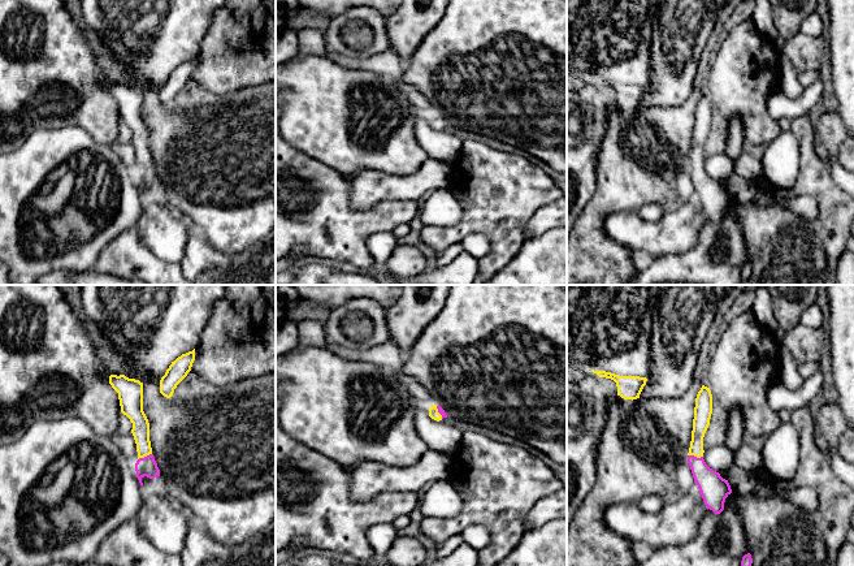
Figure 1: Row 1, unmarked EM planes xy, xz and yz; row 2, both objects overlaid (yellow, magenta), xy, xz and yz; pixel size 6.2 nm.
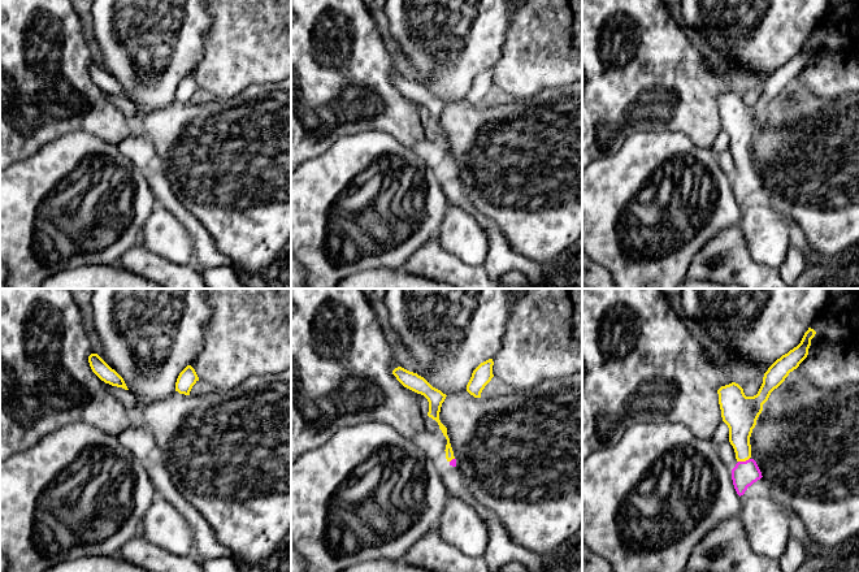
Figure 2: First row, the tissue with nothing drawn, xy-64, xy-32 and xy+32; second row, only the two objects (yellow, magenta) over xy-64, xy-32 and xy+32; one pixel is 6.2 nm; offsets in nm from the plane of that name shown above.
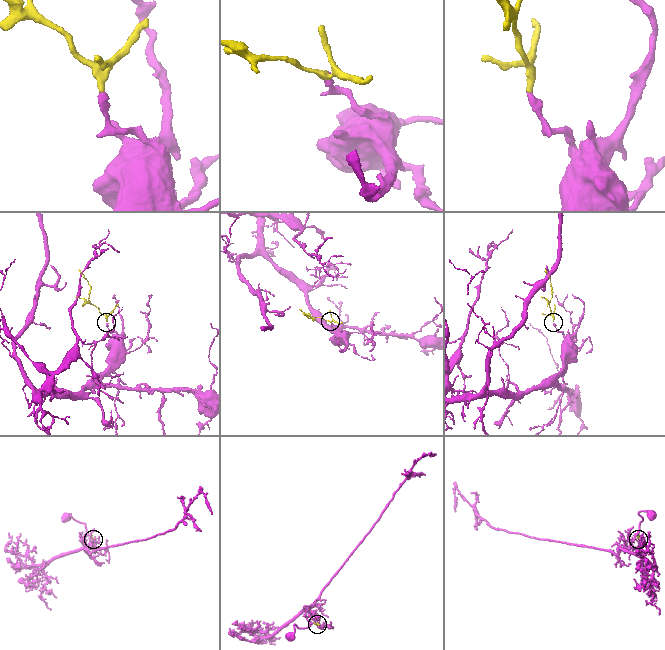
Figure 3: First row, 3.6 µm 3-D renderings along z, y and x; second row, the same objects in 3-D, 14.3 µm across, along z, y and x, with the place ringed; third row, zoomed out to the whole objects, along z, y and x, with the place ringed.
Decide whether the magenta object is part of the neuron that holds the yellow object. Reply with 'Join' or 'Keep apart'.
Join

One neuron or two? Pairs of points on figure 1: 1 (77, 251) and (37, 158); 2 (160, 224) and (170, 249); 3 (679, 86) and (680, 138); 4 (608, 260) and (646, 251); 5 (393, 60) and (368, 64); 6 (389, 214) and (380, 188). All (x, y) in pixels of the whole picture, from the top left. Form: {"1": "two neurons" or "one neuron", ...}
{"1": "one neuron", "2": "one neuron", "3": "two neurons", "4": "two neurons", "5": "one neuron", "6": "two neurons"}

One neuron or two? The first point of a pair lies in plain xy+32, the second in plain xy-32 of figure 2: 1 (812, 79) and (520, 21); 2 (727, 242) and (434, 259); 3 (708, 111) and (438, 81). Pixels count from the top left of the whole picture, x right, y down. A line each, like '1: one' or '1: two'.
1: one
2: one
3: two

